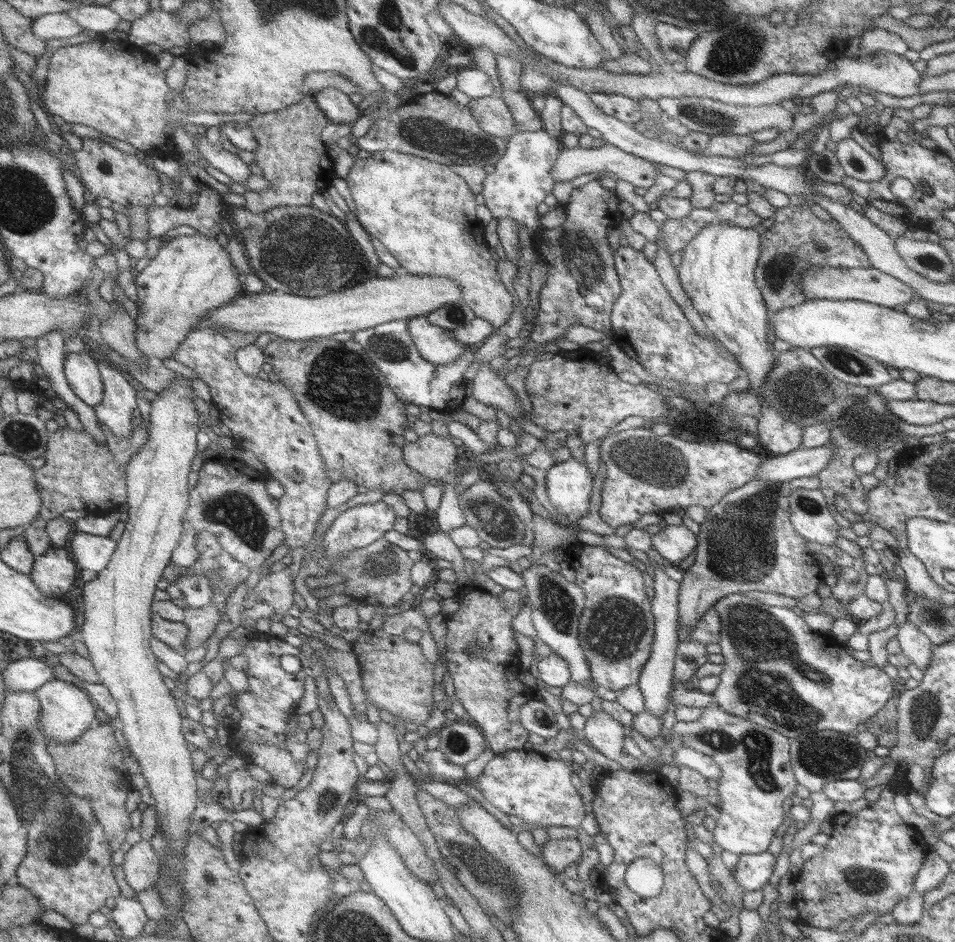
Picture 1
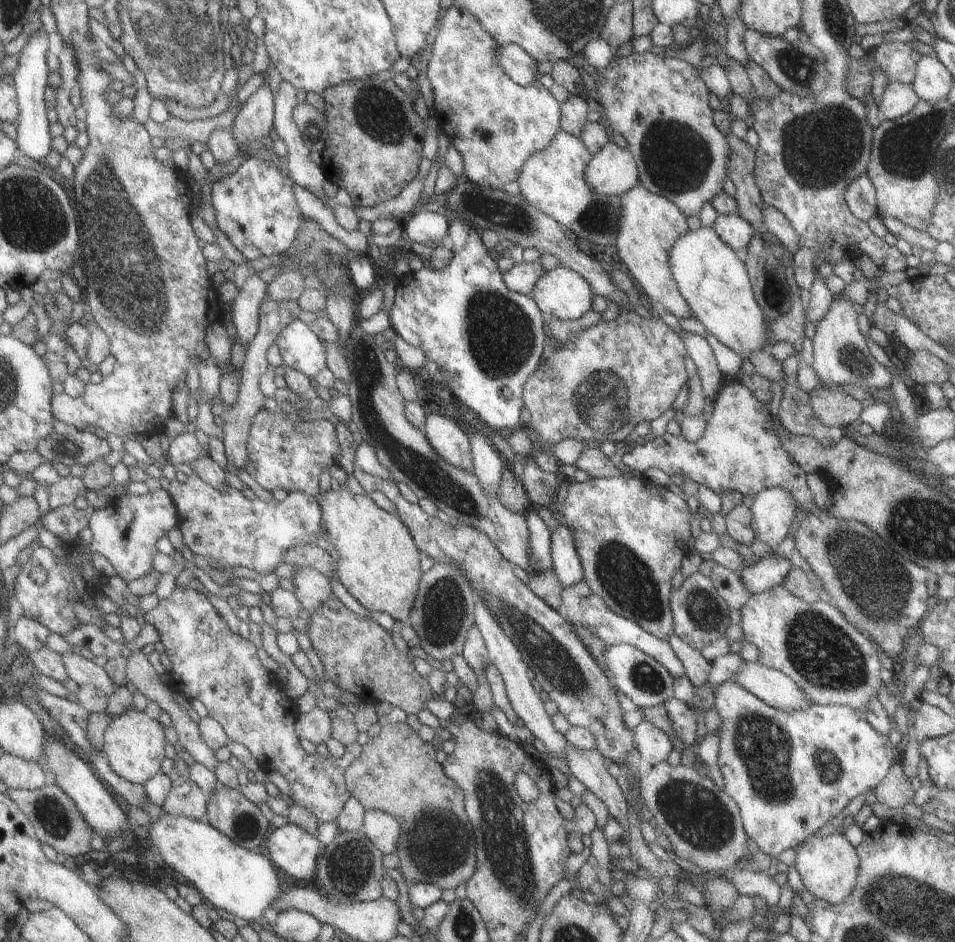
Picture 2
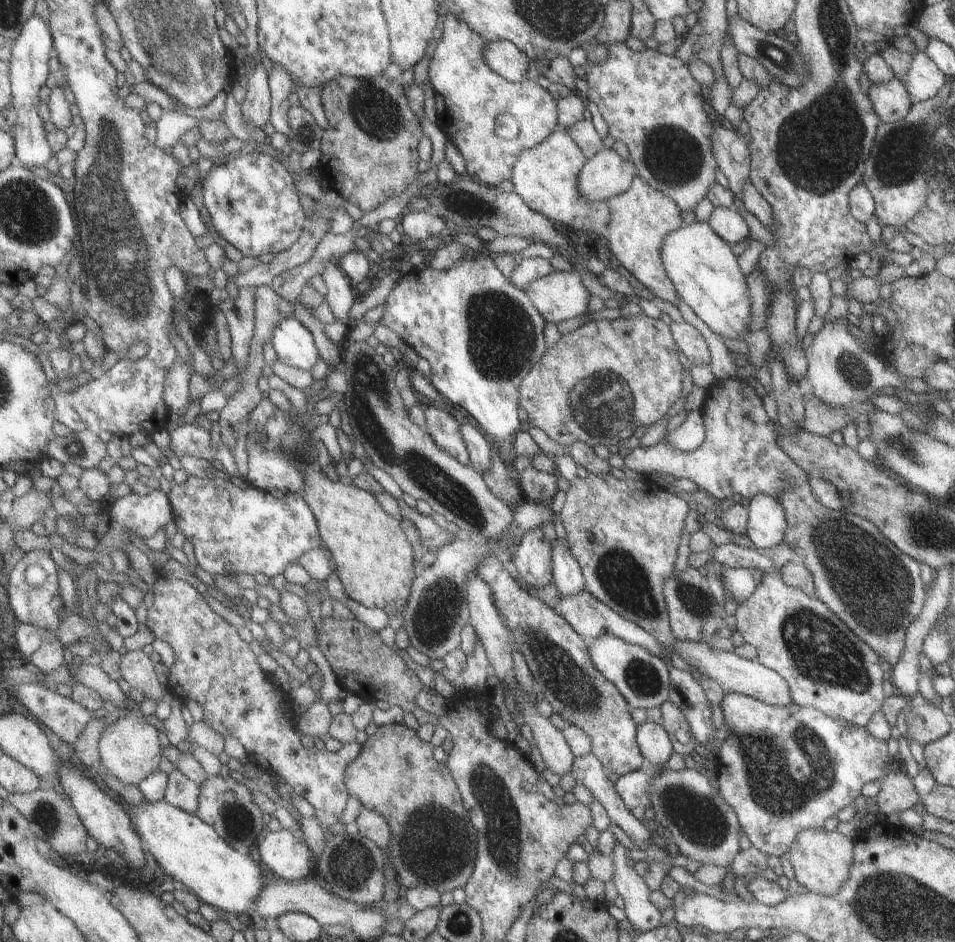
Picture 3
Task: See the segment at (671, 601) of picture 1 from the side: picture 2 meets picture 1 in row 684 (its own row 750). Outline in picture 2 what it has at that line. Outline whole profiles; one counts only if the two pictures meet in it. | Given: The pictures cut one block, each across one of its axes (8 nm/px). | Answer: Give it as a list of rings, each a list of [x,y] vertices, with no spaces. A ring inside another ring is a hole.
[[[639,722],[632,729],[632,734],[636,752],[649,766],[666,761],[673,750],[670,737],[649,722]]]

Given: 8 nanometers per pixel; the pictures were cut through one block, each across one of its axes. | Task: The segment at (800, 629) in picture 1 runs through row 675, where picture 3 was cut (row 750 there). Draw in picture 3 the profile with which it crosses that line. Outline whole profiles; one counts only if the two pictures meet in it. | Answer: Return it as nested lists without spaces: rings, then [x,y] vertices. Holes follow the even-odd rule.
[[[730,693],[723,696],[719,704],[723,712],[723,719],[729,727],[729,735],[719,749],[715,761],[717,765],[717,786],[718,796],[733,810],[740,830],[745,834],[751,843],[751,847],[757,849],[766,856],[776,856],[785,854],[789,846],[793,843],[795,836],[804,829],[822,828],[823,822],[831,816],[835,816],[839,810],[849,805],[857,795],[860,794],[863,785],[877,778],[883,778],[892,768],[892,764],[887,761],[886,744],[871,738],[863,727],[852,727],[850,730],[843,728],[845,721],[833,719],[823,715],[812,707],[797,707],[792,703],[786,706],[767,705],[763,702],[748,698],[747,696]]]

